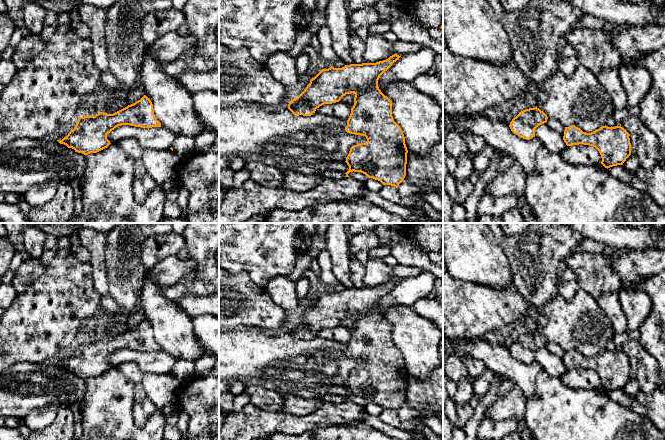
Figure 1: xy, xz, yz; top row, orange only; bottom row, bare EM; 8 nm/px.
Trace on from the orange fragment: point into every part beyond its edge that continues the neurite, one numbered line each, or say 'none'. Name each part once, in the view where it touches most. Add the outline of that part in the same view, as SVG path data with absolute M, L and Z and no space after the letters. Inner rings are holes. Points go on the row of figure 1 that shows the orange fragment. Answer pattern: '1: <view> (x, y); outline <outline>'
none

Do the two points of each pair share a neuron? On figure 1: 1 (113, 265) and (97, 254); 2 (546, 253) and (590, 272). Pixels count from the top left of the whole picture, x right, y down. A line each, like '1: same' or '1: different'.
1: different
2: different

